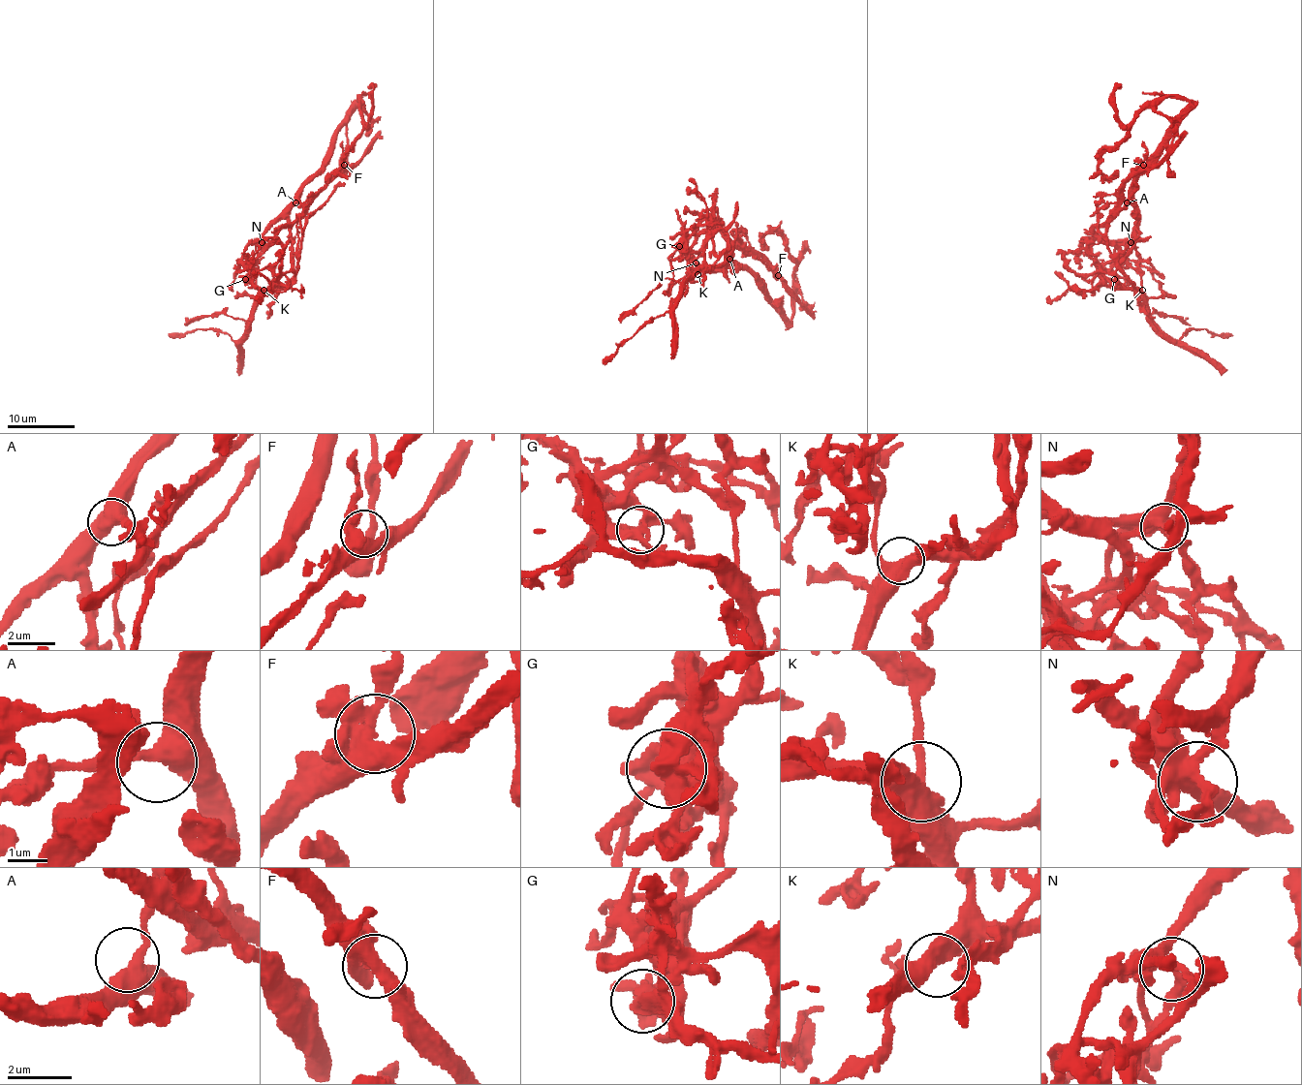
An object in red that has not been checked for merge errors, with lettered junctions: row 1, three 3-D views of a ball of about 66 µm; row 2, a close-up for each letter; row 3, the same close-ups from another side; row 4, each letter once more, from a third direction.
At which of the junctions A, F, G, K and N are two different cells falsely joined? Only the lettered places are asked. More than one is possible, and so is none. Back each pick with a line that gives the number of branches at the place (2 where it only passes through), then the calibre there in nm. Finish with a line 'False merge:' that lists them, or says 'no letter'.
G: 3 branches meet; 380 nm thick
N: 5 branches meet; 360 nm thick
False merge: G, N

